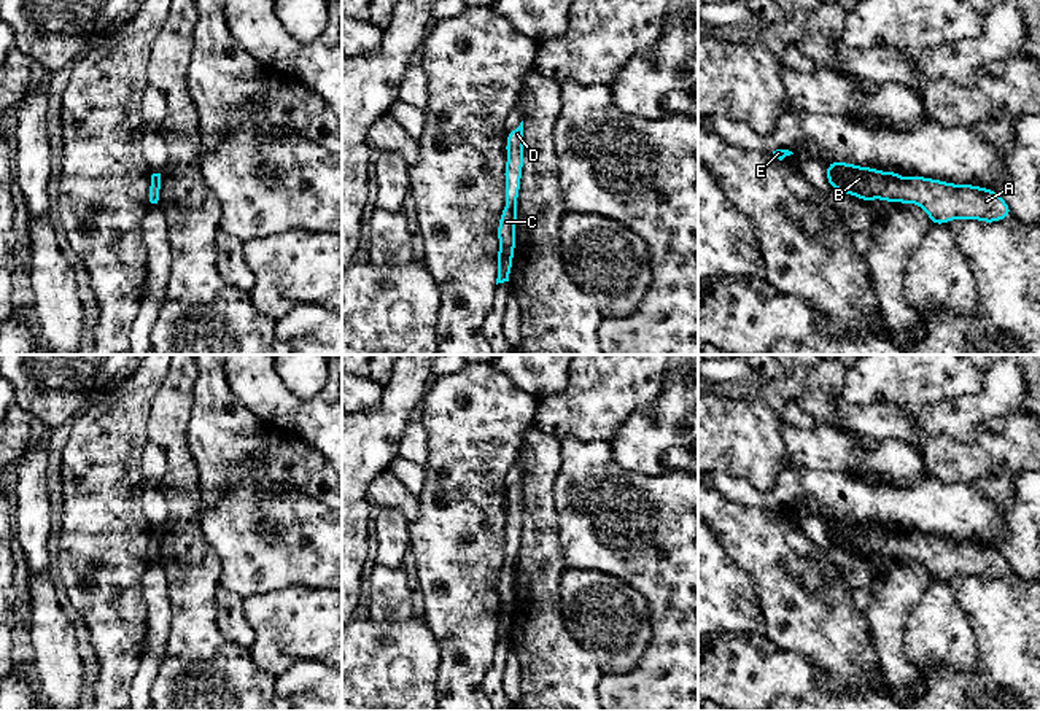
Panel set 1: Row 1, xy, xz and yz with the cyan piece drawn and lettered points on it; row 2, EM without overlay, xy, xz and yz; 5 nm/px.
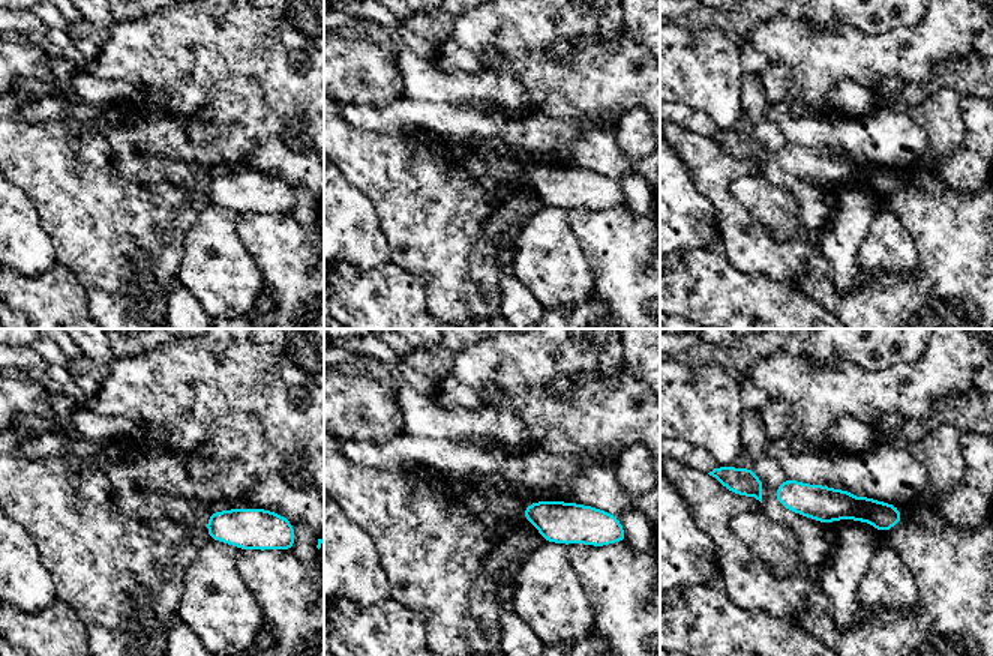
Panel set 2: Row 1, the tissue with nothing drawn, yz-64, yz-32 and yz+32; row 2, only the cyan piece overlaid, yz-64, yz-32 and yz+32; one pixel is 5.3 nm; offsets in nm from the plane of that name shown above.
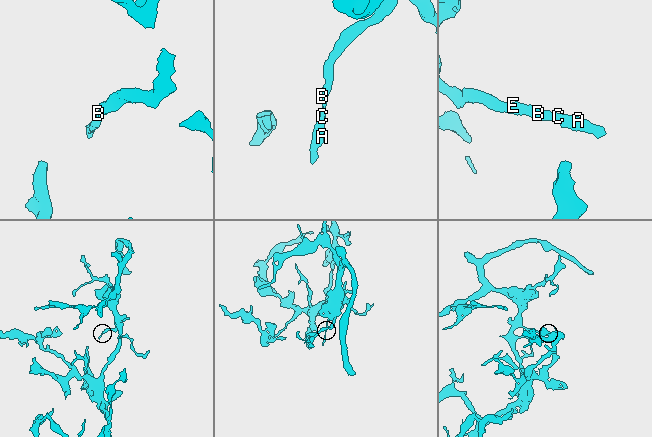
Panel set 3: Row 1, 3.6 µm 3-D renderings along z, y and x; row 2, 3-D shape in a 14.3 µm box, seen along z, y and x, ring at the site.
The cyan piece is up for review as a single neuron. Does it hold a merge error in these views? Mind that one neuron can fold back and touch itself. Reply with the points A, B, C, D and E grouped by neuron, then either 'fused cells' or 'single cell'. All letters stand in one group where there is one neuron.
A B C D E; single cell

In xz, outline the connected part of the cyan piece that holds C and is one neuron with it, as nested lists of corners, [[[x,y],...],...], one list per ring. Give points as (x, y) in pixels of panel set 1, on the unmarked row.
[[[523,477],[520,482],[510,488],[507,488],[506,499],[507,519],[504,525],[506,534],[506,563],[499,574],[498,582],[498,639],[509,638],[514,606],[515,606],[515,579],[517,579],[517,554],[520,549],[520,534],[523,525]]]

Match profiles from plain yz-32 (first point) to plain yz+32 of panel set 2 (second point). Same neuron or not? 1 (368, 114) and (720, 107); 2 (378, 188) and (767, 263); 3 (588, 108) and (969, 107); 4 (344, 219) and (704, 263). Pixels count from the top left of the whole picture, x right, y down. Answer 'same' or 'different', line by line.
1: different
2: same
3: different
4: different

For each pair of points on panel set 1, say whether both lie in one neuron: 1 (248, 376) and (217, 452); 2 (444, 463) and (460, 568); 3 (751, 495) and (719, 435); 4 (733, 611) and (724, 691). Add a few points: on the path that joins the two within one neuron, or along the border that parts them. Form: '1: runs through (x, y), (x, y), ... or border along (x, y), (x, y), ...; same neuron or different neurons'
1: border along (225, 371), (228, 388), (266, 425); different neurons
2: runs through (460, 489), (460, 543); same neuron
3: border along (714, 470), (768, 490), (778, 476); different neurons
4: border along (714, 632), (733, 632), (749, 637), (765, 635); different neurons

